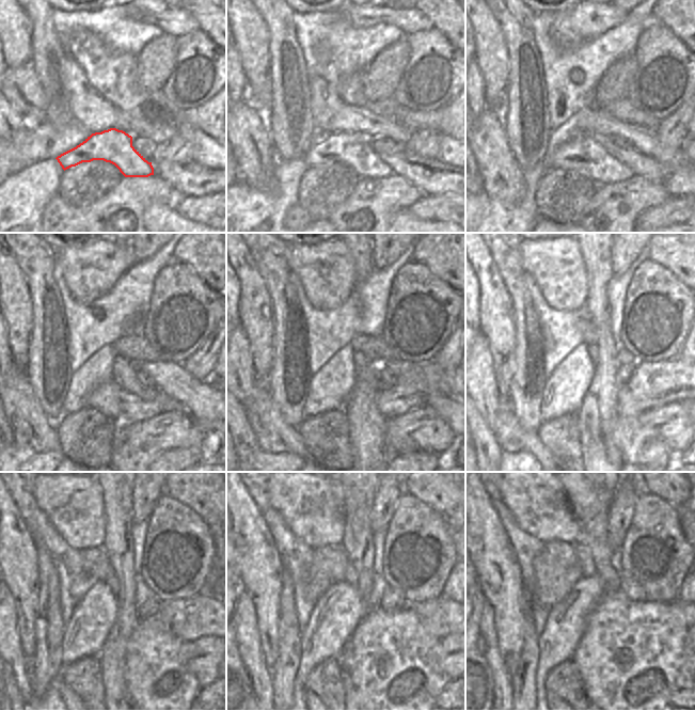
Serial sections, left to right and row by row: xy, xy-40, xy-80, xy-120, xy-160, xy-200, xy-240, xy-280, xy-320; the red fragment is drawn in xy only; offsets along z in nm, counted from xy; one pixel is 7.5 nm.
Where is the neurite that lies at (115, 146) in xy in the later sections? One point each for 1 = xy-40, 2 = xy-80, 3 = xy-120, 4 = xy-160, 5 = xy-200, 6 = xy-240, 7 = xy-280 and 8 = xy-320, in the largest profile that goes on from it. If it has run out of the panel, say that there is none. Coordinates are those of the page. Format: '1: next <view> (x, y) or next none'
1: next xy-40 (353, 149)
2: next xy-80 (583, 154)
3: next xy-120 (109, 398)
4: next xy-160 (395, 400)
5: next xy-200 (651, 385)
6: next xy-240 (204, 615)
7: next xy-280 (441, 617)
8: next xy-320 (682, 607)

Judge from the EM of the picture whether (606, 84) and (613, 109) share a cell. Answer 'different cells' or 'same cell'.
different cells

